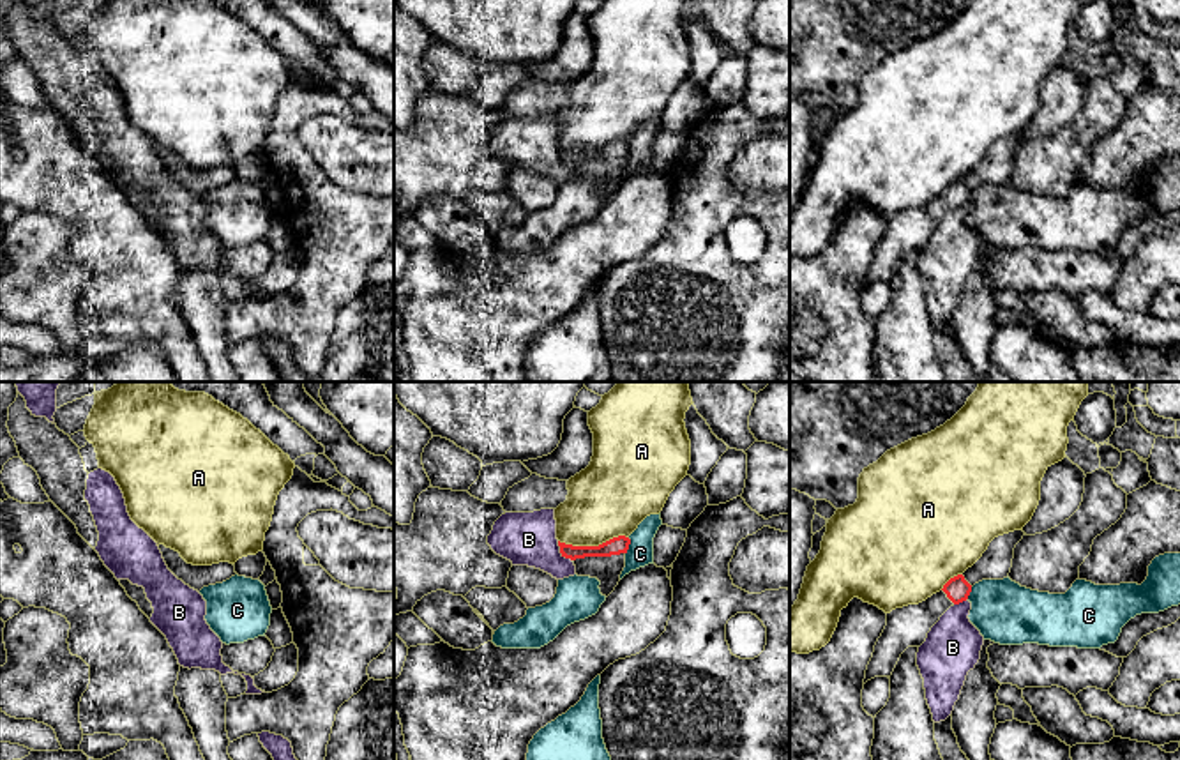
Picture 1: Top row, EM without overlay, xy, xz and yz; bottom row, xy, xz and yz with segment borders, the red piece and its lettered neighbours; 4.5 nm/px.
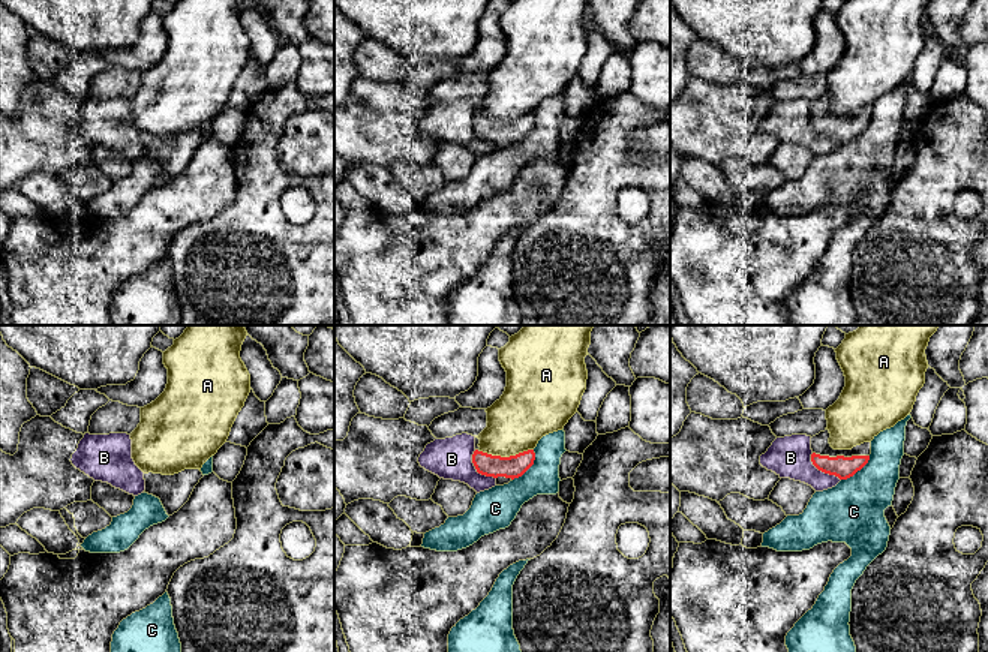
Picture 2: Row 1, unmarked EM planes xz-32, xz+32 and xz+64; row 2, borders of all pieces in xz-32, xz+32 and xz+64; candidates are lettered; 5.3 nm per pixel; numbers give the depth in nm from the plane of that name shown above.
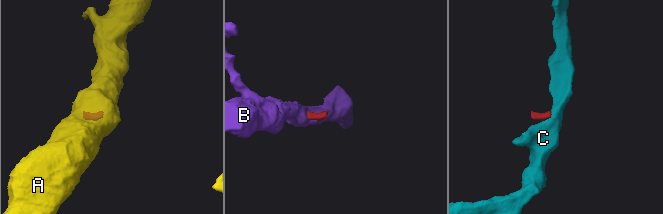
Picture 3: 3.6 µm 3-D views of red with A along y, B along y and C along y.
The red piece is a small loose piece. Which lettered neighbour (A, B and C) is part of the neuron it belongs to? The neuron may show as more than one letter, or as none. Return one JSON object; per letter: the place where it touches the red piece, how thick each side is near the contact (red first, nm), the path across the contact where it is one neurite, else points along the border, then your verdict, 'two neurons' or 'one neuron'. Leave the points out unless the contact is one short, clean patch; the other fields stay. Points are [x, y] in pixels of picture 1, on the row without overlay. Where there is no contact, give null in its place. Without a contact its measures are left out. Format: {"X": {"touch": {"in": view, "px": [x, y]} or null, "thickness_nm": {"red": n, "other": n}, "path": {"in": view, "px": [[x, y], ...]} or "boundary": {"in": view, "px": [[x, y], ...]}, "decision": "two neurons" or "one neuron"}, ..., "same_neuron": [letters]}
{"A": {"touch": {"in": "xz", "px": [592, 151]}, "thickness_nm": {"red": 80, "other": 360}, "boundary": {"in": "xz", "px": [[627, 140], [613, 140], [597, 149], [566, 149], [559, 145]]}, "decision": "two neurons"}, "B": {"touch": {"in": "xz", "px": [560, 156]}, "thickness_nm": {"red": 80, "other": 240}, "boundary": {"in": "xz", "px": [[557, 145], [559, 154], [571, 165]]}, "decision": "two neurons"}, "C": {"touch": {"in": "xz", "px": [627, 151]}, "thickness_nm": {"red": 80, "other": 120}, "boundary": {"in": "xz", "px": [[629, 142], [626, 158]]}, "decision": "two neurons"}, "same_neuron": []}

